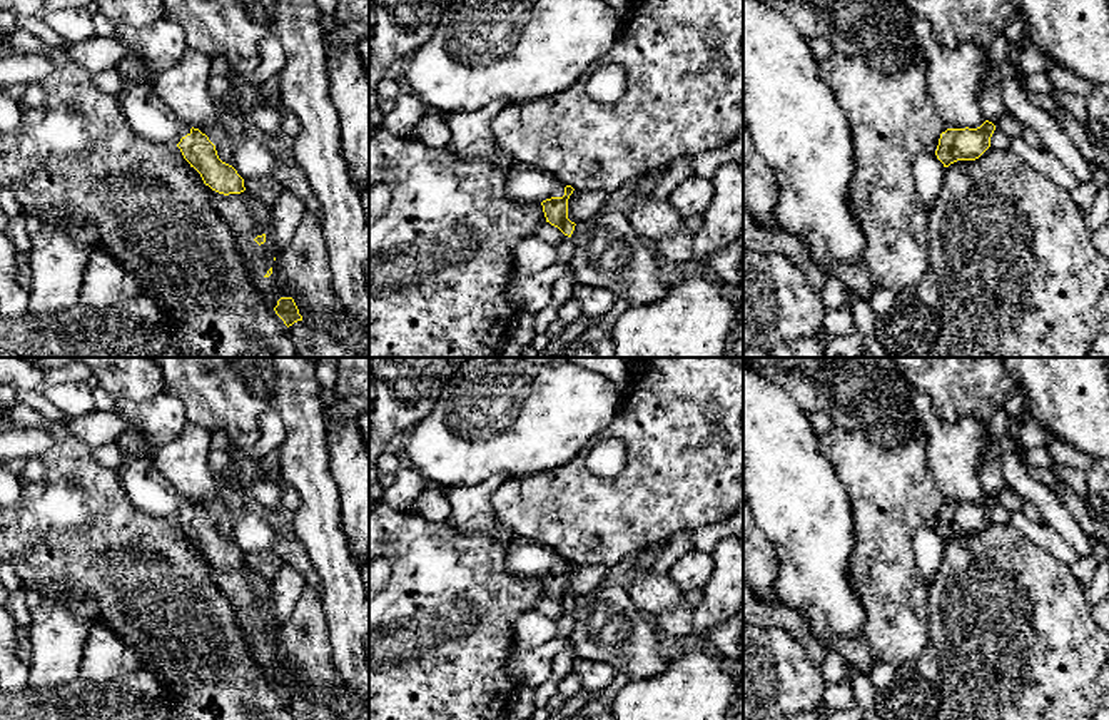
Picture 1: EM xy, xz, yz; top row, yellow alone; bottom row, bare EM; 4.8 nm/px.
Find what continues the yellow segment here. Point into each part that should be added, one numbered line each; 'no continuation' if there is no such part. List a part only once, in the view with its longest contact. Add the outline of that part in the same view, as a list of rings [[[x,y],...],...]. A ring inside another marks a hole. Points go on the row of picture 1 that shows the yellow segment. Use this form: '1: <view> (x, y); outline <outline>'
1: xz (523, 182); outline [[[513,164],[506,169],[506,194],[518,202],[543,202],[563,197],[566,184],[549,172],[526,164]]]

